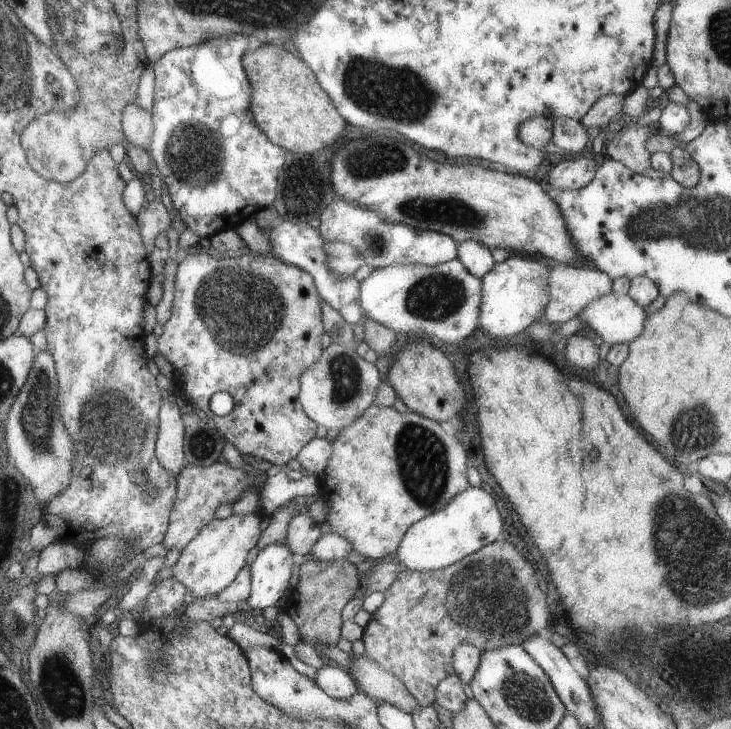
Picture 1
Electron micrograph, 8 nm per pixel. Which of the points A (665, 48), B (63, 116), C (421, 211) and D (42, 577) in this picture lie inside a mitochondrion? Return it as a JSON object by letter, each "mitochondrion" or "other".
{"A":"other","B":"other","C":"mitochondrion","D":"other"}

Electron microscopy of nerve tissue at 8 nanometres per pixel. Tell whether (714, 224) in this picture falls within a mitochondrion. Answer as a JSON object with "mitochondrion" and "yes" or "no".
{"mitochondrion":"yes"}

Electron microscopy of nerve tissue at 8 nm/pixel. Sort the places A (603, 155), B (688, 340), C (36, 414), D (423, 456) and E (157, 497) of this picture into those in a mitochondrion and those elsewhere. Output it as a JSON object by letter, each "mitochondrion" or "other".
{"A":"other","B":"other","C":"mitochondrion","D":"mitochondrion","E":"other"}

